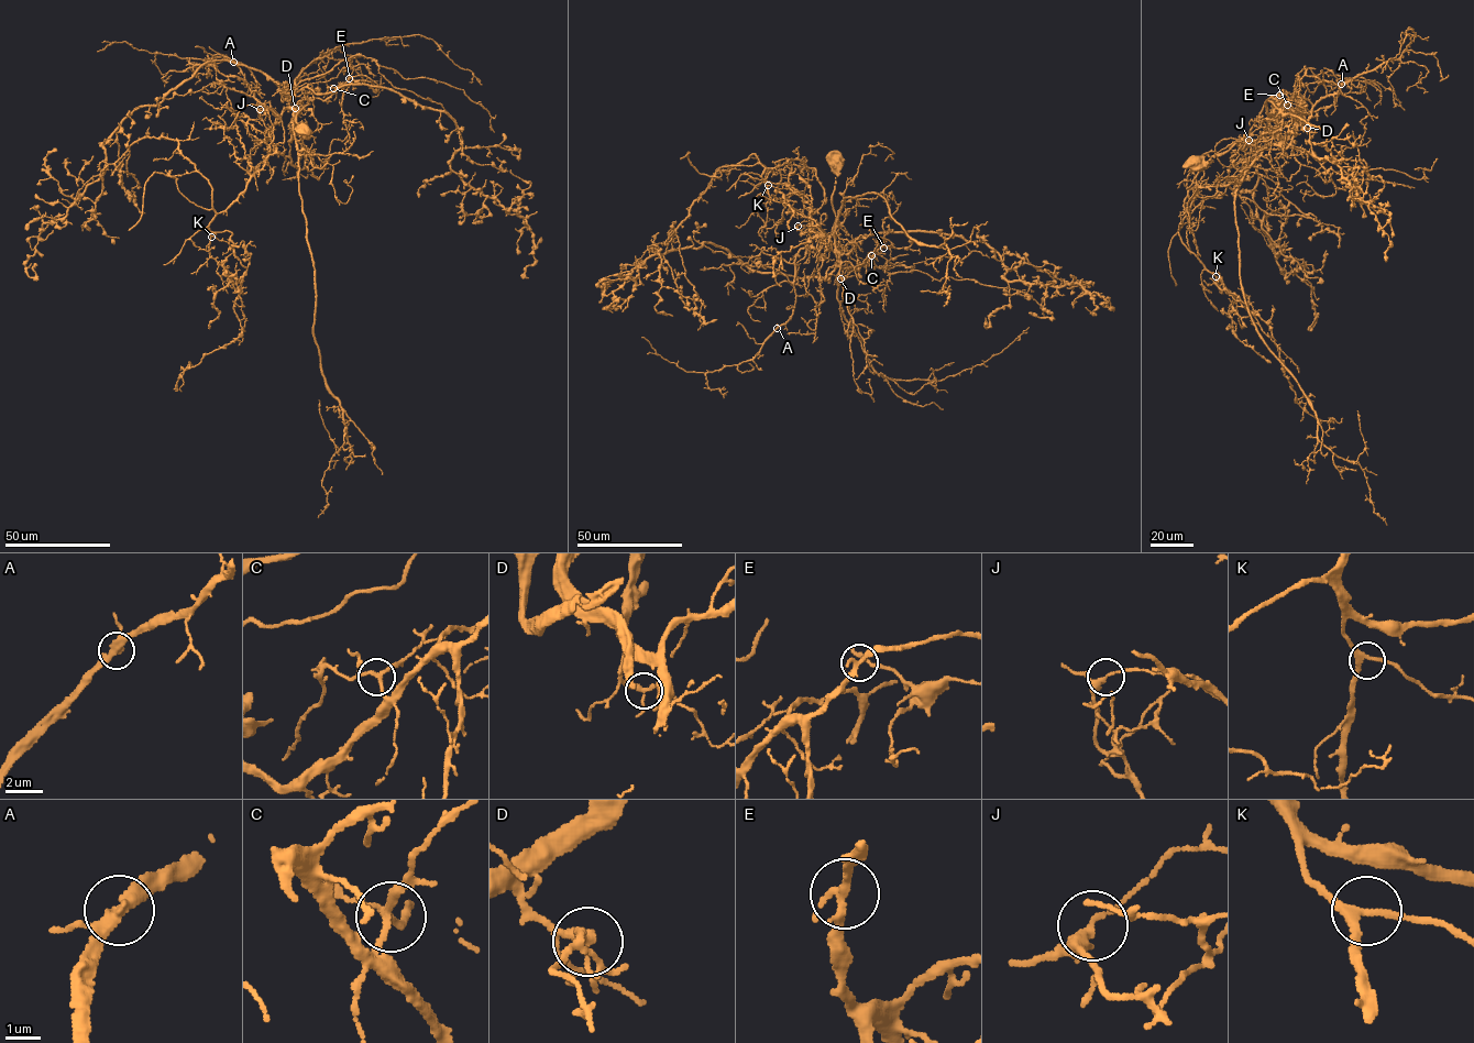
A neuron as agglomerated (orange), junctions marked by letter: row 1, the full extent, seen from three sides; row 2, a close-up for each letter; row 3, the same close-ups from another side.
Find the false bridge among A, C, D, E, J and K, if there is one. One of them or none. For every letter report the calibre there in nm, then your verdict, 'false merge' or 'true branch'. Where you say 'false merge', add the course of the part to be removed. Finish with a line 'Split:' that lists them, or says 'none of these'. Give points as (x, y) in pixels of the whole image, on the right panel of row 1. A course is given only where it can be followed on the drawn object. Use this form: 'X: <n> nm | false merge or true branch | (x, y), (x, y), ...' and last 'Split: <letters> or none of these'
A: 260 nm | true branch
C: 190 nm | true branch
D: 240 nm | true branch
E: 190 nm | true branch
J: 200 nm | false merge | (1249, 140), (1256, 154), (1236, 182), (1198, 189), (1197, 255), (1187, 249), (1183, 205), (1205, 184), (1344, 233)
K: 220 nm | true branch
Split: J

